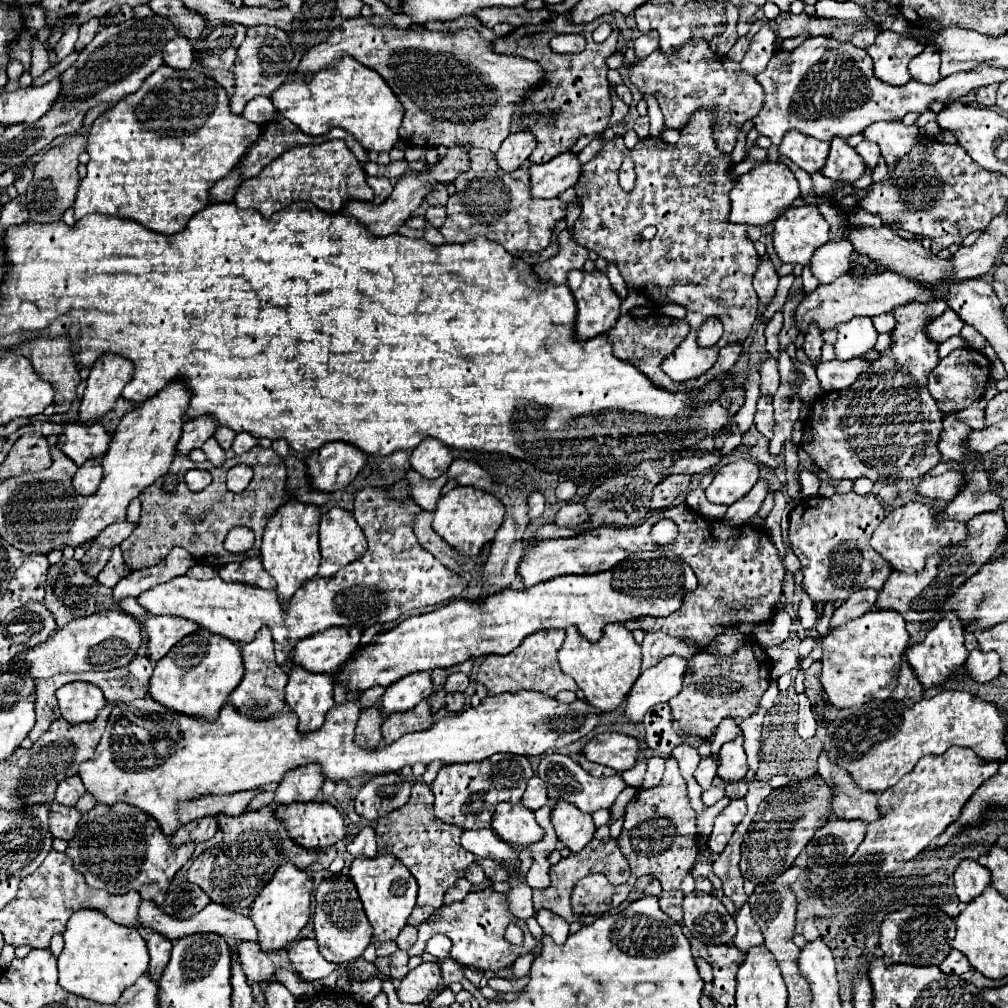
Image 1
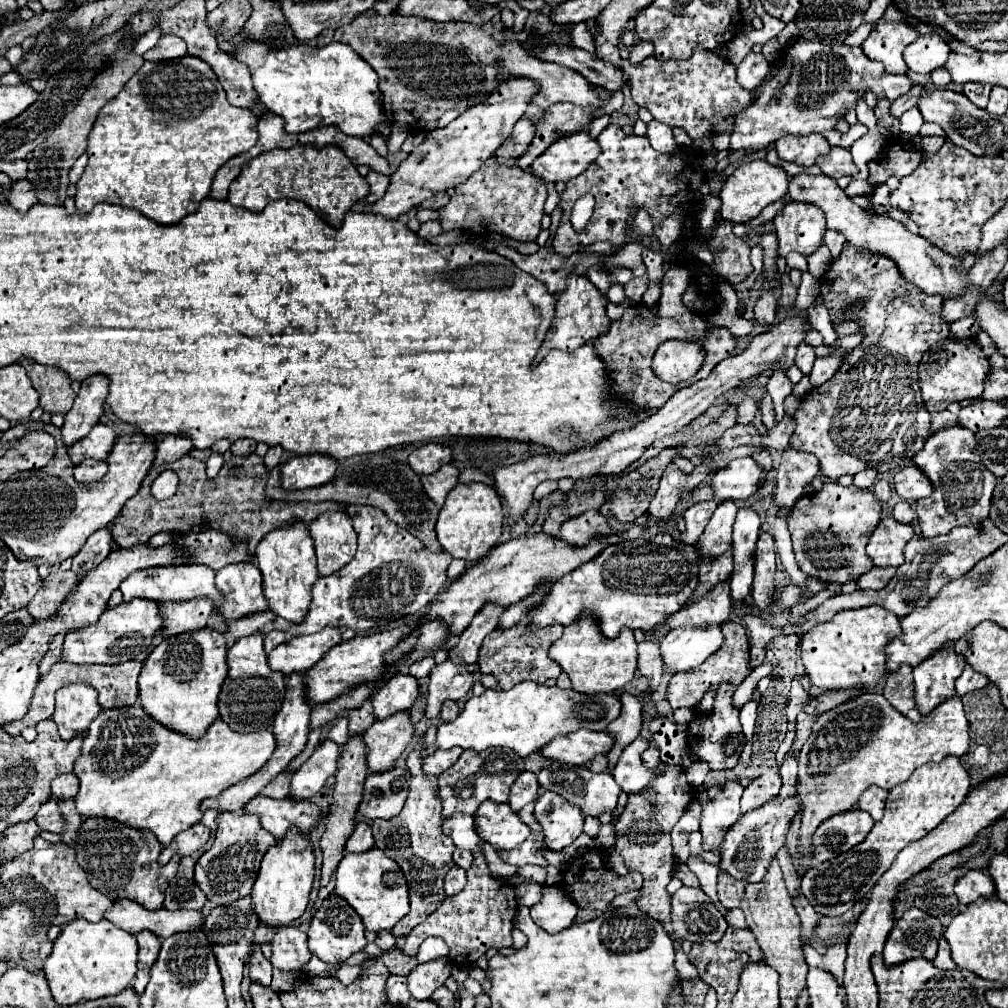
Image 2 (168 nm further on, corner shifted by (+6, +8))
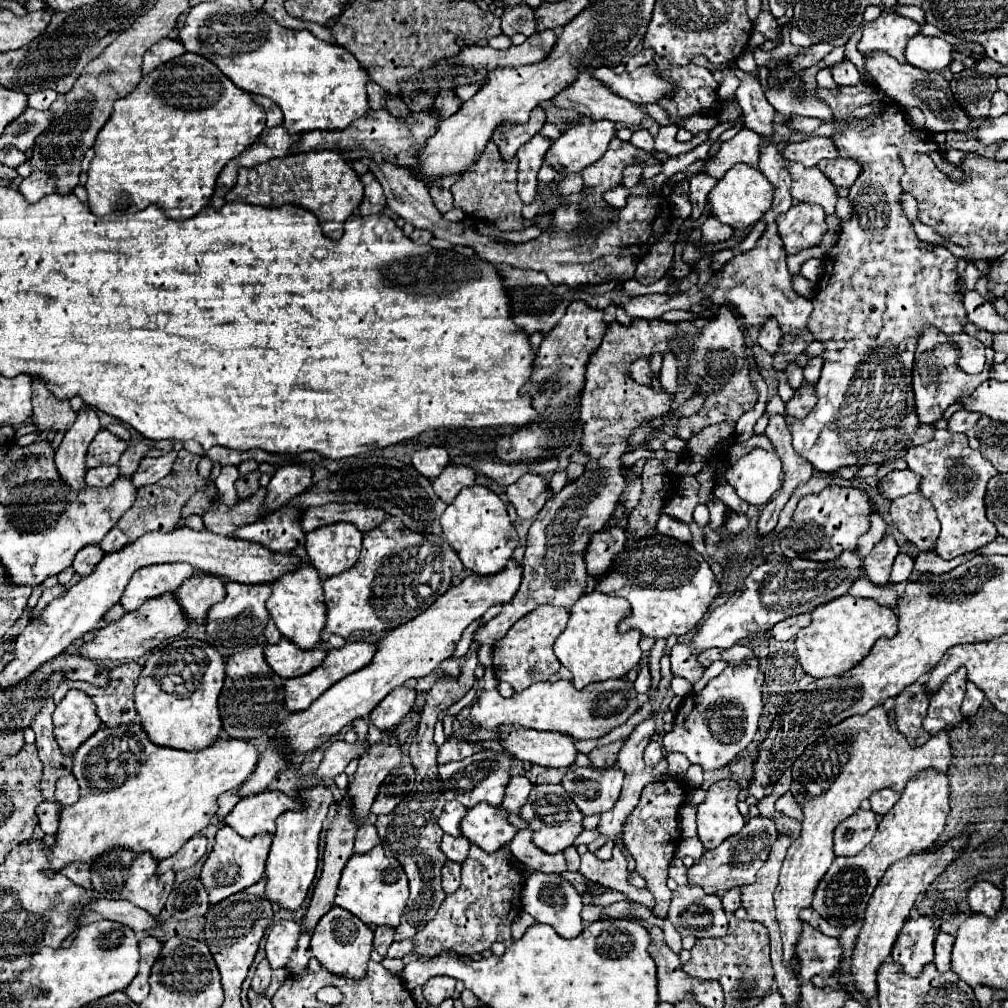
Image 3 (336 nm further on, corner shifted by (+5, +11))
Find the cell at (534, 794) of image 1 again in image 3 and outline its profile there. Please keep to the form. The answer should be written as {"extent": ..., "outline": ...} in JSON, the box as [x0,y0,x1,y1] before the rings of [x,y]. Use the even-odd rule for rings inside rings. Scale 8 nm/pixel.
{"extent":[501,777,533,813],"outline":[[[513,777],[507,783],[507,791],[505,791],[505,799],[503,799],[501,807],[507,813],[517,813],[523,807],[523,803],[527,801],[531,789],[533,789],[533,785],[527,777]]]}

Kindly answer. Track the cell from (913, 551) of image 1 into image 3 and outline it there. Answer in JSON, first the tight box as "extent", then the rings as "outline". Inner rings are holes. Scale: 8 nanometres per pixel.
{"extent":[865,535,899,585],"outline":[[[885,535],[881,543],[873,547],[873,551],[865,557],[865,575],[875,585],[887,585],[891,575],[891,565],[899,553],[899,545],[893,535]]]}

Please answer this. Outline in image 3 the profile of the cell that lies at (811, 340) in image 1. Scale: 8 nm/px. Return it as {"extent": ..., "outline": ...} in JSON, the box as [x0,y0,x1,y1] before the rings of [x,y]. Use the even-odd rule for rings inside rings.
{"extent":[785,363,805,389],"outline":[[[789,363],[789,365],[787,365],[785,375],[787,375],[787,381],[789,381],[789,385],[791,385],[793,389],[797,389],[799,385],[803,385],[803,381],[805,381],[803,369],[801,369],[799,365],[795,365],[795,363]]]}

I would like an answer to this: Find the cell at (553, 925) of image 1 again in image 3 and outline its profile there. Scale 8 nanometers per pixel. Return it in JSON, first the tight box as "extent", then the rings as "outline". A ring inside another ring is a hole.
{"extent":[521,873,583,939],"outline":[[[531,873],[529,879],[525,881],[525,887],[521,891],[521,905],[523,911],[527,911],[531,917],[535,917],[539,923],[551,925],[563,939],[573,939],[583,931],[583,921],[581,921],[581,895],[577,889],[565,881],[559,873]]]}

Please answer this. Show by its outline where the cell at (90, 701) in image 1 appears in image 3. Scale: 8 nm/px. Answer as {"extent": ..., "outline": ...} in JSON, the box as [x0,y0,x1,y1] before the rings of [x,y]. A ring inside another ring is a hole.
{"extent":[53,691,99,755],"outline":[[[69,691],[53,711],[53,733],[61,753],[75,755],[81,743],[89,739],[99,727],[99,717],[91,697],[83,691]]]}

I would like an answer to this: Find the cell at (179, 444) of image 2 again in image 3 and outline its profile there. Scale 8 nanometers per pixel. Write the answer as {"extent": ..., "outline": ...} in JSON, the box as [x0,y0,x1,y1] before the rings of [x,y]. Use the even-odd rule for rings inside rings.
{"extent":[131,451,177,489],"outline":[[[171,451],[163,457],[157,457],[157,459],[143,459],[137,473],[131,479],[133,487],[141,489],[145,485],[155,485],[157,481],[161,481],[163,477],[167,477],[171,473],[175,459],[177,459],[175,451]]]}

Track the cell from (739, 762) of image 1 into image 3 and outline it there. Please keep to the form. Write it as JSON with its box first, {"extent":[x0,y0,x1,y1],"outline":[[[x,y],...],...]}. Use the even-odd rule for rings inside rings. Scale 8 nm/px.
{"extent":[663,645,763,771],"outline":[[[741,645],[731,649],[707,649],[697,659],[703,667],[709,667],[713,661],[727,661],[727,667],[719,677],[711,679],[703,691],[689,693],[683,699],[675,713],[673,729],[663,737],[663,747],[667,753],[679,751],[687,755],[691,763],[711,771],[729,765],[753,741],[763,709],[763,699],[759,699],[759,695],[763,695],[763,673],[761,669],[749,667],[749,661],[757,657],[749,647]]]}

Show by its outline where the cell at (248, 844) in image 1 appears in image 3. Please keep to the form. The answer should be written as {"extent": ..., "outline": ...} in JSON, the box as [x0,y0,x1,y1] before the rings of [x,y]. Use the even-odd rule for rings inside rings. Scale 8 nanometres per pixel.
{"extent":[201,825,271,905],"outline":[[[223,825],[217,831],[213,851],[209,853],[209,857],[207,857],[207,861],[203,863],[203,869],[201,869],[201,881],[207,887],[211,905],[223,901],[225,897],[229,897],[233,893],[243,891],[245,887],[253,885],[253,883],[257,883],[265,873],[269,849],[271,849],[271,835],[269,833],[259,833],[253,839],[243,839],[231,827]]]}

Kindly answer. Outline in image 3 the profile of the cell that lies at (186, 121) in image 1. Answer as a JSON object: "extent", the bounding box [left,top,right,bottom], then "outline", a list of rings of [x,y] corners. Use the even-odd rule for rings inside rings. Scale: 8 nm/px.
{"extent":[85,53,265,221],"outline":[[[183,53],[177,59],[173,59],[173,61],[165,63],[165,65],[161,65],[161,67],[157,67],[153,73],[145,75],[143,81],[135,87],[135,91],[131,95],[127,95],[125,99],[115,101],[115,111],[109,117],[109,121],[105,123],[105,127],[99,131],[97,141],[93,145],[95,159],[89,165],[89,171],[87,171],[89,177],[87,177],[87,183],[85,183],[85,189],[89,193],[89,207],[91,207],[91,211],[95,215],[109,215],[111,211],[113,213],[137,213],[137,211],[141,211],[141,209],[145,209],[145,207],[149,207],[149,205],[155,203],[155,205],[159,205],[165,211],[167,217],[177,219],[177,221],[187,219],[187,217],[199,213],[203,207],[209,205],[209,199],[211,199],[211,193],[215,189],[215,179],[217,179],[219,171],[225,167],[225,163],[229,159],[237,157],[247,147],[251,147],[259,139],[259,135],[261,135],[263,129],[265,129],[265,111],[251,99],[249,93],[245,93],[237,85],[233,85],[229,77],[225,77],[213,63],[209,63],[201,55]]]}

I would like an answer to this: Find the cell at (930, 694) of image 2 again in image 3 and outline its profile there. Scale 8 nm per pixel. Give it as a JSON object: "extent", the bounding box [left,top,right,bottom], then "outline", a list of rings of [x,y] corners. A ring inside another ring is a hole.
{"extent":[923,667,965,735],"outline":[[[961,667],[941,685],[935,695],[929,697],[929,711],[923,721],[923,729],[929,735],[937,735],[943,729],[953,729],[961,725],[961,703],[965,697],[965,685],[965,669]]]}

